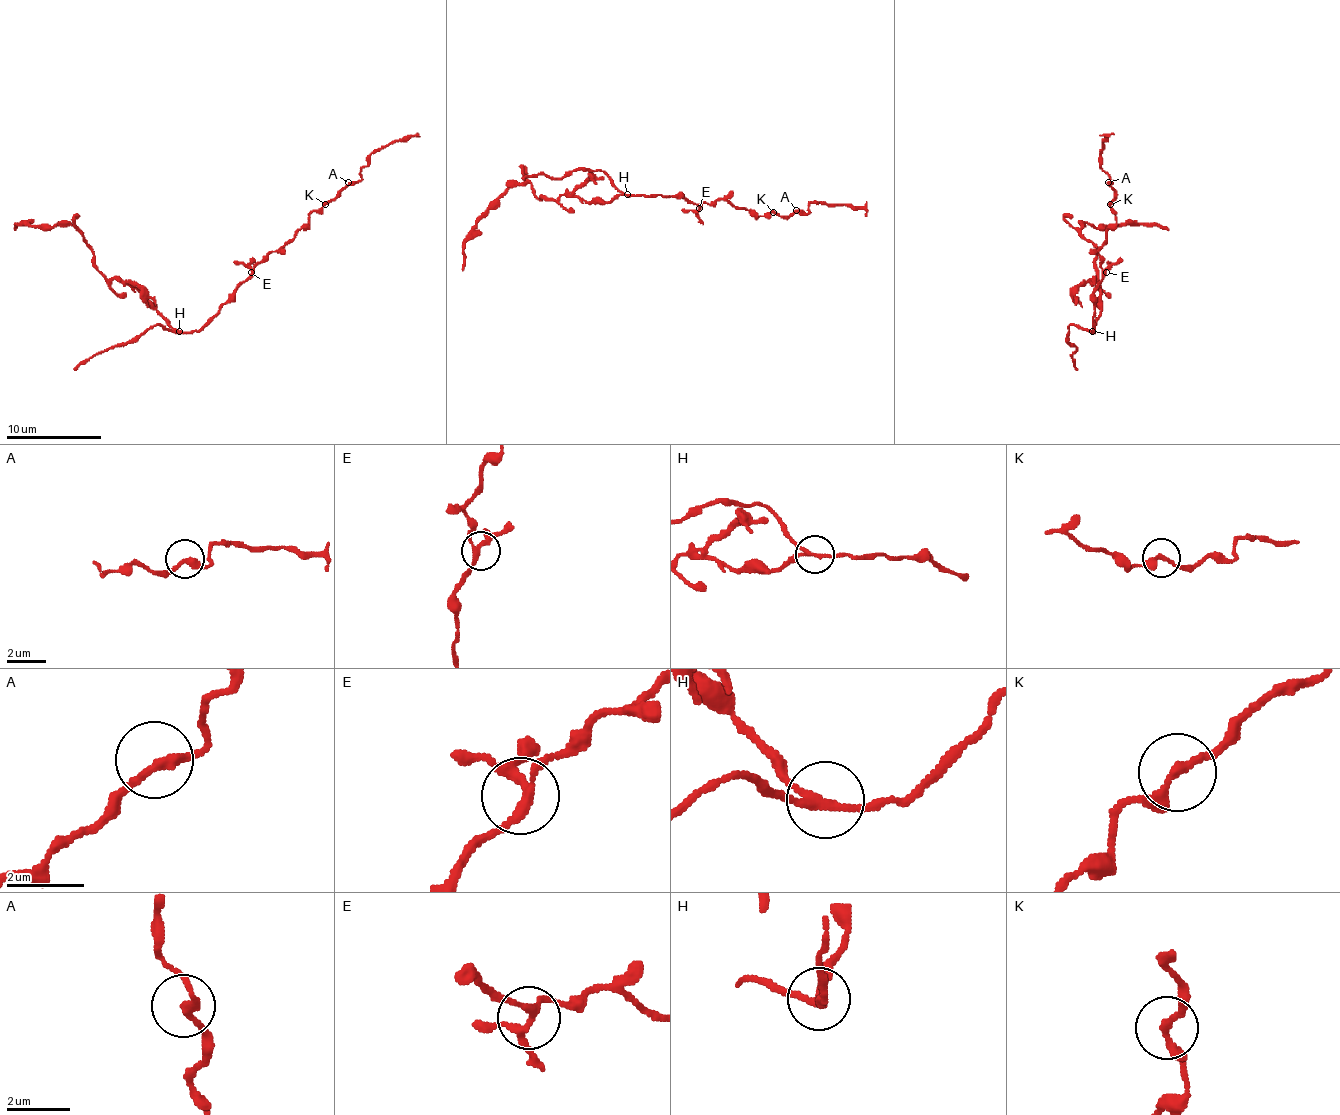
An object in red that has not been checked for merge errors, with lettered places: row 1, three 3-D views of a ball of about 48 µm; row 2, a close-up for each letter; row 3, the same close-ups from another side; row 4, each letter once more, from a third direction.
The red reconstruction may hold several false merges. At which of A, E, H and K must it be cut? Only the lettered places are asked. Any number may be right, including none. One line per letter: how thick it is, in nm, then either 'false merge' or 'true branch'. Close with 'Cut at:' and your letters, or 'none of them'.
A: 240 nm | true branch
E: 200 nm | true branch
H: 160 nm | false merge
K: 180 nm | true branch
Cut at: H

